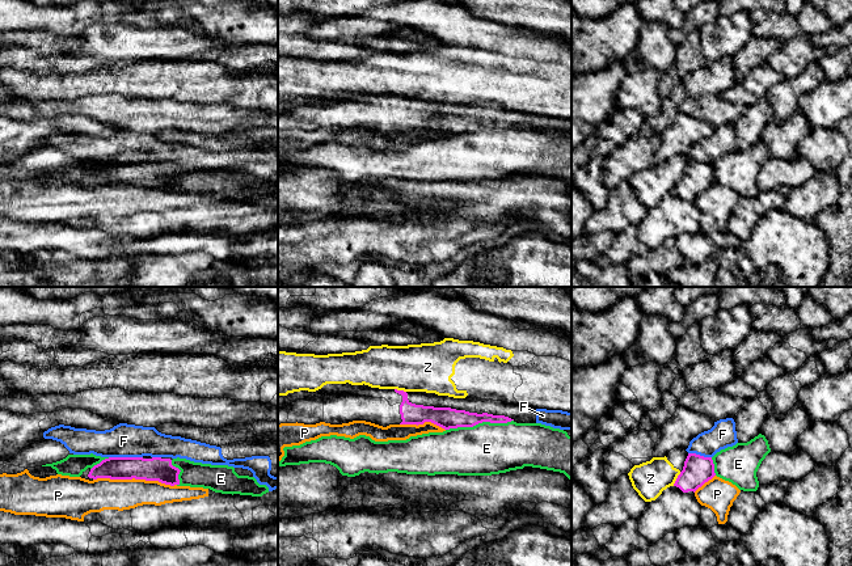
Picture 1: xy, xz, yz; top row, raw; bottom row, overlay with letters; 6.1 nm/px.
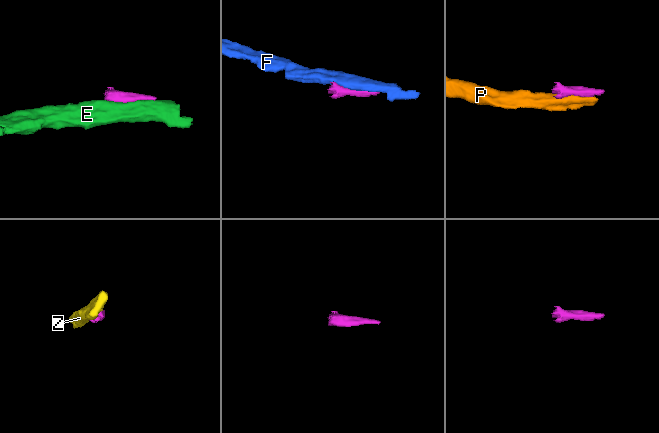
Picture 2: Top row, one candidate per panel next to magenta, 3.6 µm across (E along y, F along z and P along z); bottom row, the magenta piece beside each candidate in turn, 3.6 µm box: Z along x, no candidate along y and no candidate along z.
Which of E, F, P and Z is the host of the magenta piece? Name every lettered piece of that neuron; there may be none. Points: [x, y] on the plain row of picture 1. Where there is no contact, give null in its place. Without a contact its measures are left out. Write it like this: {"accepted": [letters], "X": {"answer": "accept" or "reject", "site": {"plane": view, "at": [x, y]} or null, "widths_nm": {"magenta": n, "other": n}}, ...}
{"accepted": [], "E": {"answer": "reject", "site": {"plane": "xz", "at": [479, 129]}, "widths_nm": {"magenta": 130, "other": 320}}, "F": {"answer": "reject", "site": {"plane": "xy", "at": [126, 164]}, "widths_nm": {"magenta": 140, "other": 200}}, "P": {"answer": "reject", "site": {"plane": "xy", "at": [135, 185]}, "widths_nm": {"magenta": 140, "other": 200}}, "Z": {"answer": "reject", "site": {"plane": "yz", "at": [677, 185]}, "widths_nm": {"magenta": 180, "other": 220}}}

